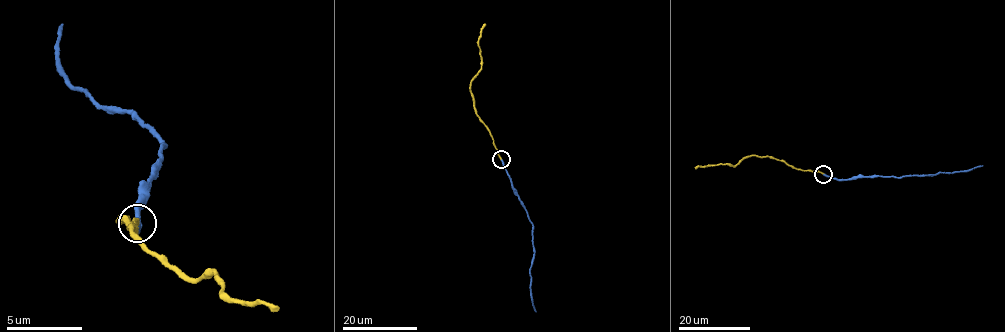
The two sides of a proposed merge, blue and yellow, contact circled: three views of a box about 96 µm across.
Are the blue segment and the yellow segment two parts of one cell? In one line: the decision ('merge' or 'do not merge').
do not merge

